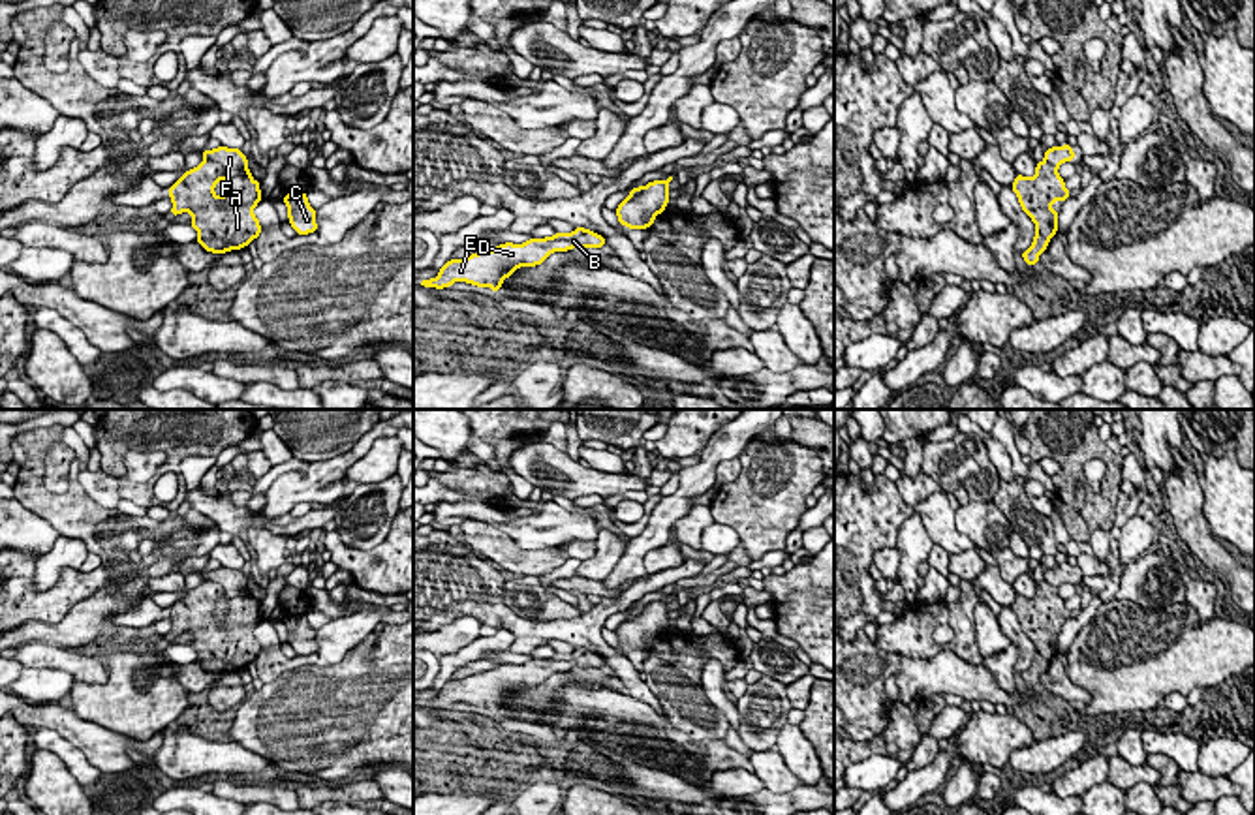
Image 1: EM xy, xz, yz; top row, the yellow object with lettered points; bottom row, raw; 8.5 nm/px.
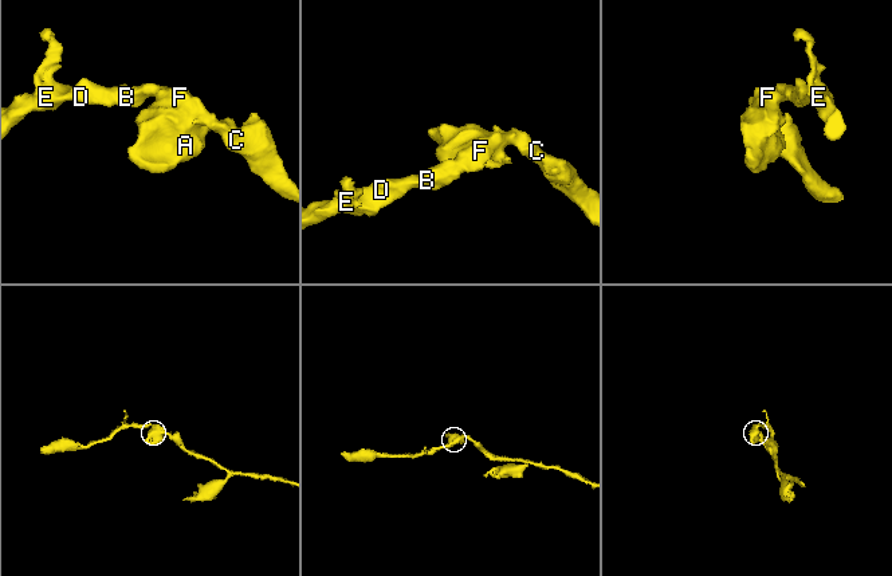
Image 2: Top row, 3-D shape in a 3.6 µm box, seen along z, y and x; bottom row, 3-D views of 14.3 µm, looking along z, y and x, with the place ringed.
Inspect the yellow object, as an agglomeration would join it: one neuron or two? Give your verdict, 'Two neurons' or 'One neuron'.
Two neurons

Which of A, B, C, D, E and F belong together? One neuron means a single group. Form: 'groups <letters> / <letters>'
groups A / B C D E F

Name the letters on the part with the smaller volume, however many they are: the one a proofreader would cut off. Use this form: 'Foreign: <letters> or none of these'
Foreign: A

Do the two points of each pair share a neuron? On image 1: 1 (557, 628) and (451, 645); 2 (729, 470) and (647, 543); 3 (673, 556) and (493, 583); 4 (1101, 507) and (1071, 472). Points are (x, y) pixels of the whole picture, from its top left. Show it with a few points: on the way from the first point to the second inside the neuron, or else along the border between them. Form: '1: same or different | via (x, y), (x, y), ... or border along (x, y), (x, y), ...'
1: different | border along (463, 615), (472, 615), (481, 624)
2: different | border along (737, 457), (724, 459), (716, 466), (714, 481)
3: different | border along (684, 558), (677, 566), (649, 575)
4: same | via (1092, 498), (1081, 479)

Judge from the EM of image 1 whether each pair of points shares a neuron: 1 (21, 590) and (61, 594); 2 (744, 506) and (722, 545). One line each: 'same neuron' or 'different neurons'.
1: same neuron
2: different neurons

